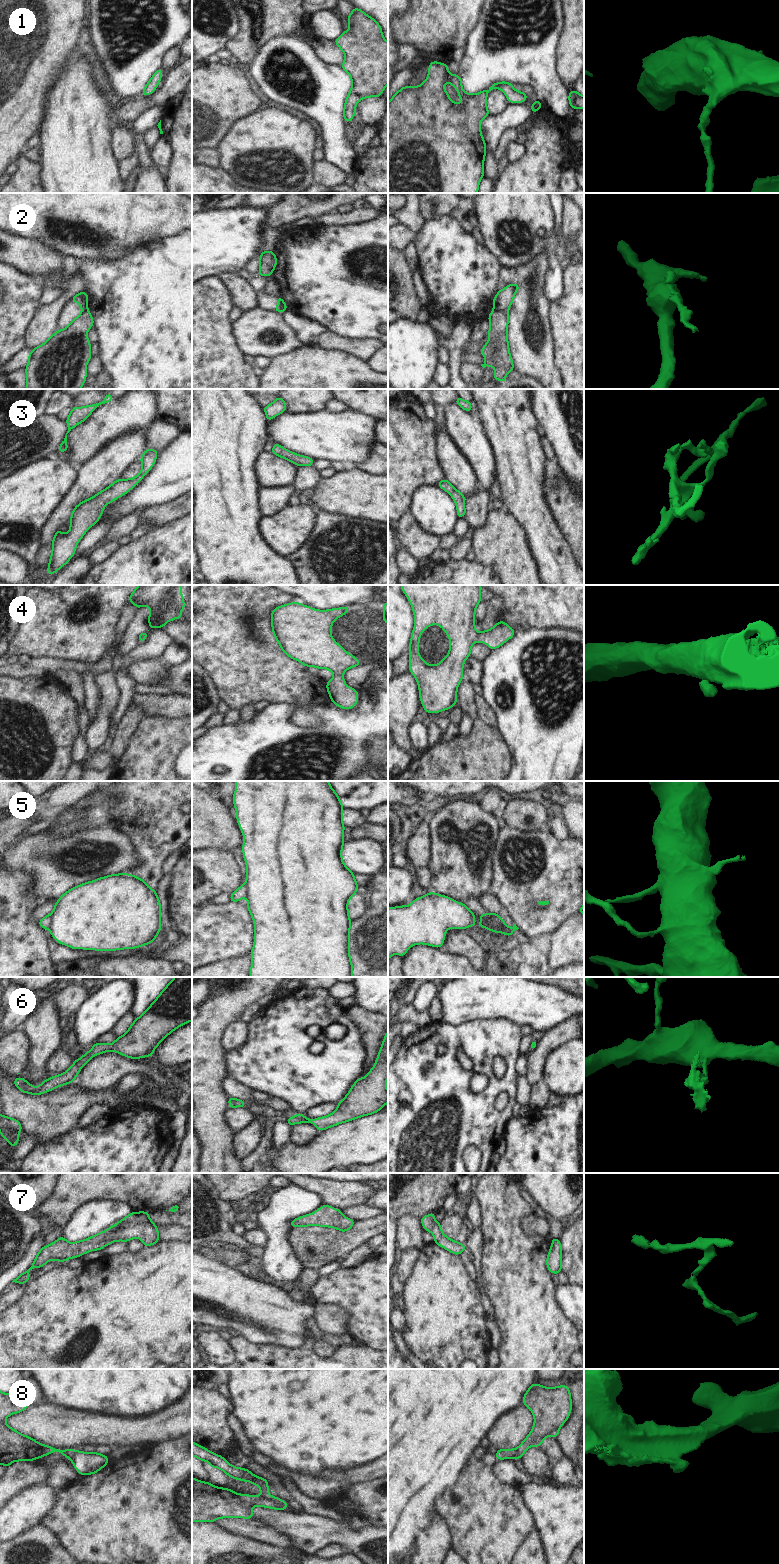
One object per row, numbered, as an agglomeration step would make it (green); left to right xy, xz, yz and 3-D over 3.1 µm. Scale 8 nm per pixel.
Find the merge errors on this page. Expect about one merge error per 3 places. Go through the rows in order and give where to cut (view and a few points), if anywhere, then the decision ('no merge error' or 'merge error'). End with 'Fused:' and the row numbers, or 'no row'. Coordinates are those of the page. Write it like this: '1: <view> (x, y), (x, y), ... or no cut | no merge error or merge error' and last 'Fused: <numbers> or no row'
1: no cut | no merge error
2: xz (278, 297), (281, 303), (281, 311) | merge error
3: no cut | no merge error
4: no cut | no merge error
5: xy (50, 915), (50, 925), (48, 927) | merge error
6: no cut | no merge error
7: no cut | no merge error
8: xy (75, 1450), (66, 1456) | merge error
Fused: 2, 5, 8

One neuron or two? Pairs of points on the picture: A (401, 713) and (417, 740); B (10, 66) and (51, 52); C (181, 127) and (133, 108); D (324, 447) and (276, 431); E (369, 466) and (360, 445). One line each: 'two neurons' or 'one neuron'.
A: two neurons
B: one neuron
C: two neurons
D: one neuron
E: two neurons

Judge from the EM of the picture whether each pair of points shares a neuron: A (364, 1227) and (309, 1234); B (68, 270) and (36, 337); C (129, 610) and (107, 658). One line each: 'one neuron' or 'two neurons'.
A: one neuron
B: two neurons
C: one neuron

